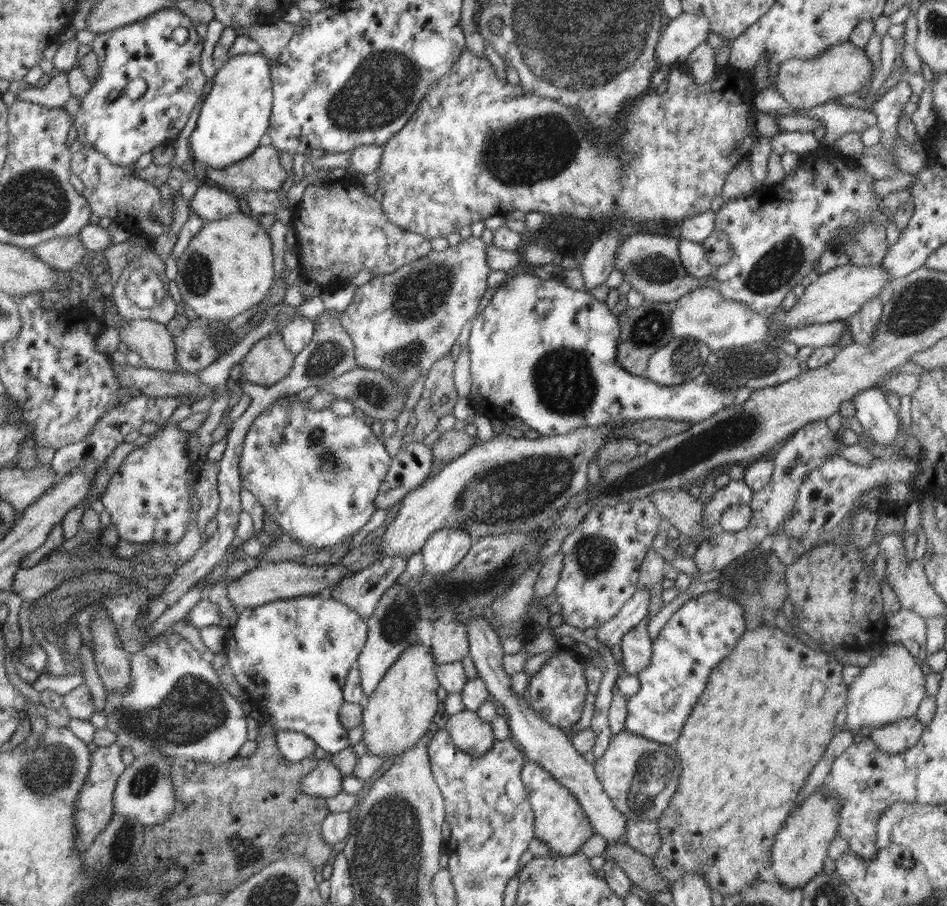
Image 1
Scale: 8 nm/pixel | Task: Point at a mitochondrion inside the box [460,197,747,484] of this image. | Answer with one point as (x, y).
(566, 386)

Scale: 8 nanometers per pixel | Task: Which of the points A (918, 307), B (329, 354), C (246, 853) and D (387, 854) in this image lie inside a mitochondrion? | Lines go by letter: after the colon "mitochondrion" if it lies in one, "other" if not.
A: mitochondrion
B: mitochondrion
C: mitochondrion
D: mitochondrion

